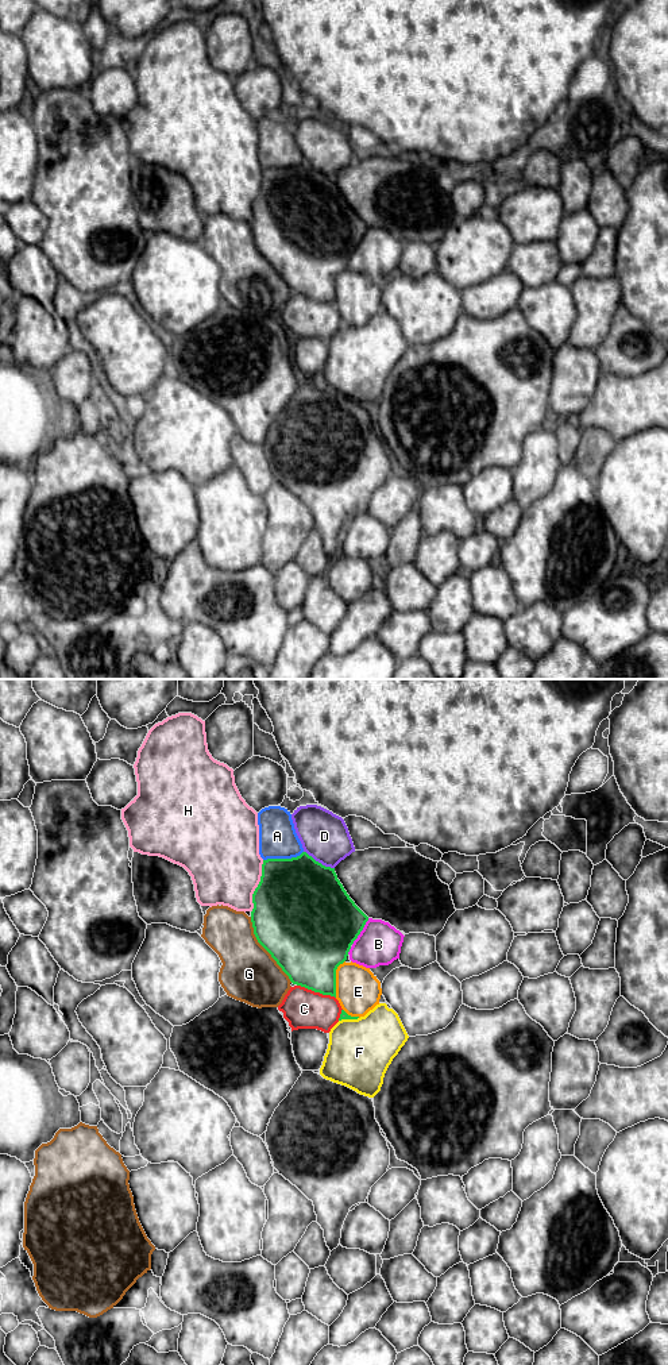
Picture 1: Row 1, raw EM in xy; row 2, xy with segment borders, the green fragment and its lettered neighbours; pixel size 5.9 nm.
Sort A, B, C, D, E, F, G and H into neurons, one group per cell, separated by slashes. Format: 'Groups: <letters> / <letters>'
Groups: A / B / C / D / E / F / G / H

